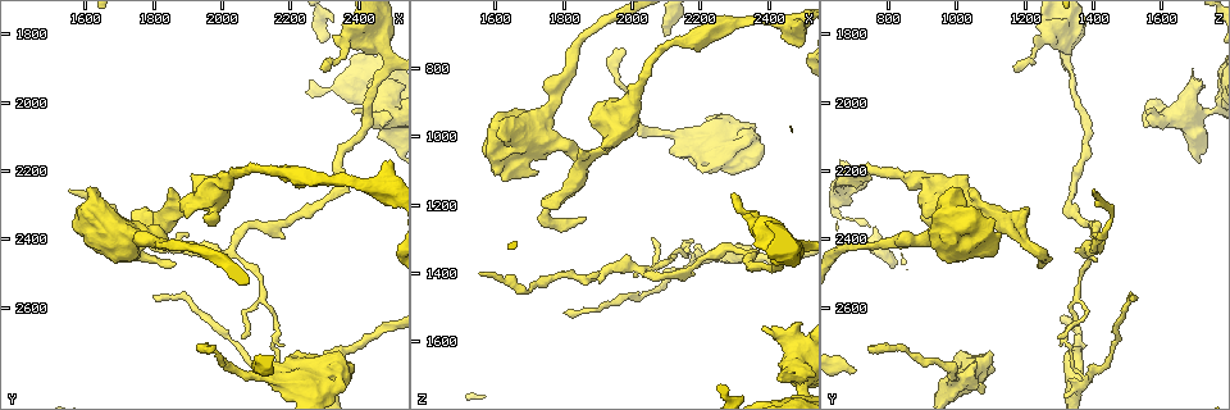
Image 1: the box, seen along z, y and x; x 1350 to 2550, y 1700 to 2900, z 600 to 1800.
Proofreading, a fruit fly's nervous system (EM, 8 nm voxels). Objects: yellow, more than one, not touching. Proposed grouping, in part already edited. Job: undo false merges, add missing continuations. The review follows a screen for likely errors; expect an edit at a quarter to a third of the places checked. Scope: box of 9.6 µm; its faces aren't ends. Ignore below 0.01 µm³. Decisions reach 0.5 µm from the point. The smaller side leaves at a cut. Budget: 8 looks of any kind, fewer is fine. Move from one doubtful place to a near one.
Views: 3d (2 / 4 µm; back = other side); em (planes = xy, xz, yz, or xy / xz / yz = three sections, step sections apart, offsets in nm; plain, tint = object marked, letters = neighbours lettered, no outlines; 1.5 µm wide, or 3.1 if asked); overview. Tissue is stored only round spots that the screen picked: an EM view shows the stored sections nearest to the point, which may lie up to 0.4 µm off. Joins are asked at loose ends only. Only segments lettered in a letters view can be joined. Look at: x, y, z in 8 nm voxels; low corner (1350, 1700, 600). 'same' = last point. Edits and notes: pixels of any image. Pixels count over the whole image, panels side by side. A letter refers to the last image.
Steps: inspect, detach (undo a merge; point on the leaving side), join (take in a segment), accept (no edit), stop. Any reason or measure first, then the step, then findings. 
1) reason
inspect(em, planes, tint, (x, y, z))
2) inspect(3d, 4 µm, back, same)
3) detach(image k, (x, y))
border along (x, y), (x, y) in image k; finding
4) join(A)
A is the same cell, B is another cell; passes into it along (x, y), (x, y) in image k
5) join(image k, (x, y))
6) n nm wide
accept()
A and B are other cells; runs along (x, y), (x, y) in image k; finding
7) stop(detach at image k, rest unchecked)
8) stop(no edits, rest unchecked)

free end
inspect(em, yz, step 4, letters, (1860, 2480, 1230))

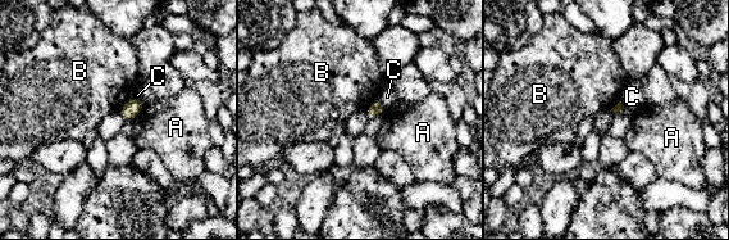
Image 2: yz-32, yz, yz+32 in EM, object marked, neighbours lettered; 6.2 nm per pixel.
accept()
A, B and C are other cells; none of them fits

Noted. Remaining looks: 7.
branch stops here
inspect(em, planes, letters, (1810, 2560, 1520))

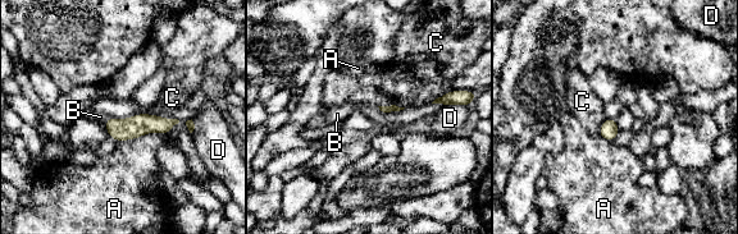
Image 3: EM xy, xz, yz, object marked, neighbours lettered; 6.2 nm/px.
A touches over 320 nm
join(B)
B is the same cell, A, C and D are other cells; passes into it along (121, 129), (109, 118), (100, 116) in image 3; it goes on there

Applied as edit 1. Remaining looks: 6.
redraw
inspect(overview)

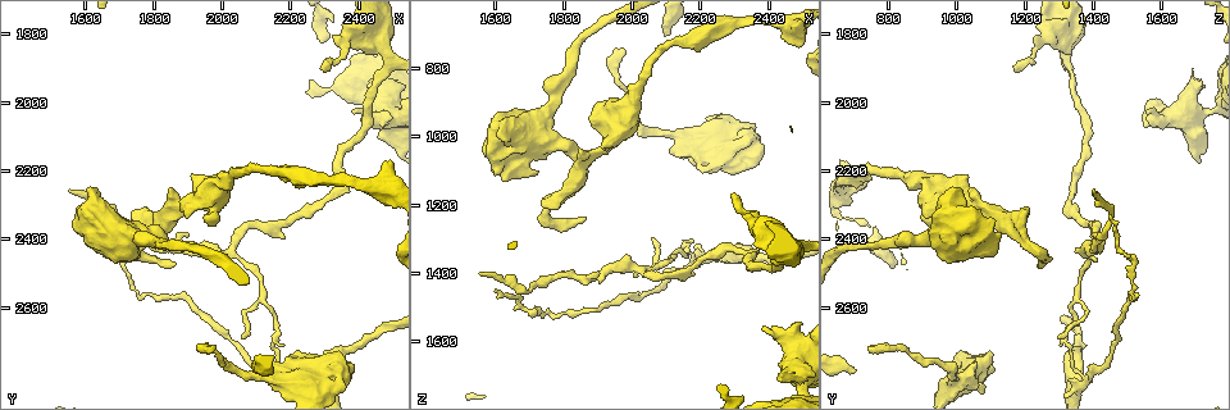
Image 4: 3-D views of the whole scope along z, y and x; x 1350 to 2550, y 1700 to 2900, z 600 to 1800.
free end
inspect(3d, 2 µm, (2100, 2780, 710))

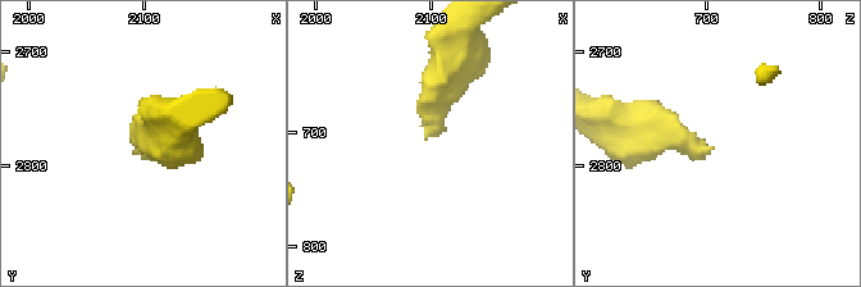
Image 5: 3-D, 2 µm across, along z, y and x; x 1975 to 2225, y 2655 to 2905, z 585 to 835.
now the EM
inspect(em, planes, plain, (2096, 2788, 706))

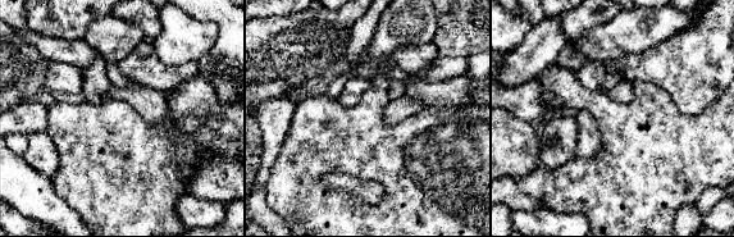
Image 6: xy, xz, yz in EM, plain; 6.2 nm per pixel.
see the neighbours
inspect(em, planes, letters, same)

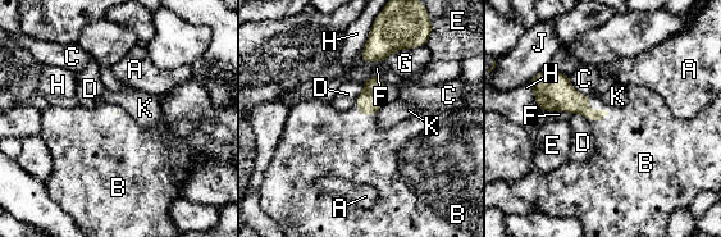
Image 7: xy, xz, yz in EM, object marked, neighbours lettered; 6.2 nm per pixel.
join(B)
B is the same cell, A, C, D, E, F, G, H, J and K are other cells; the cell continues

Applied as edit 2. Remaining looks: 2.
stop(join at image 3, join at image 7, rest unchecked)

